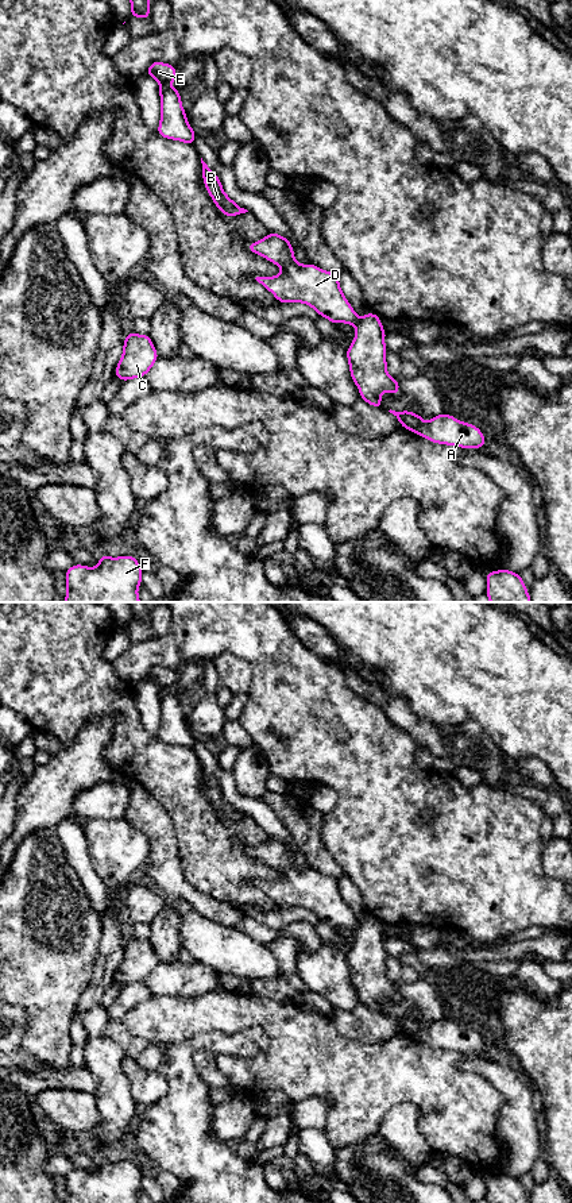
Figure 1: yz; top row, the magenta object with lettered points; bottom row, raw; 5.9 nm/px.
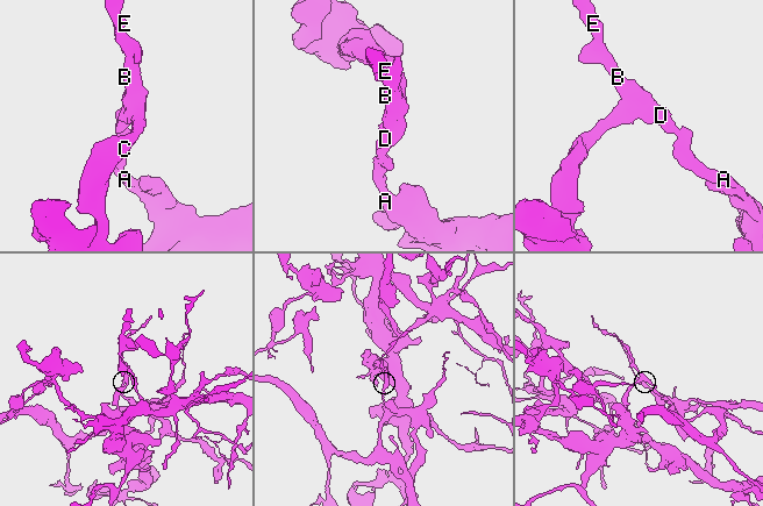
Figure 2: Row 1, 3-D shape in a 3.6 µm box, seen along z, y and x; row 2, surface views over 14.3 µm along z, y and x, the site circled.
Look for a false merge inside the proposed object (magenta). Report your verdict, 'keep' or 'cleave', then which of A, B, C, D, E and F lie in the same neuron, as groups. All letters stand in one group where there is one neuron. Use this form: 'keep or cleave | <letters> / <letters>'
cleave | A / B C D E F

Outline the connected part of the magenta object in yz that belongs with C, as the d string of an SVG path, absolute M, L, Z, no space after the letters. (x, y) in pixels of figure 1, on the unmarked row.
M130 937L124 942L123 959L115 973L121 987L144 982L159 963L150 940Z

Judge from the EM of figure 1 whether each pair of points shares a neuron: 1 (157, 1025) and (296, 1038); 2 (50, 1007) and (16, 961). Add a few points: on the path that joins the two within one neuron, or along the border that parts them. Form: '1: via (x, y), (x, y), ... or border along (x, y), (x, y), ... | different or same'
1: via (192, 1016), (261, 1014) | same
2: via (49, 997), (27, 972) | same

